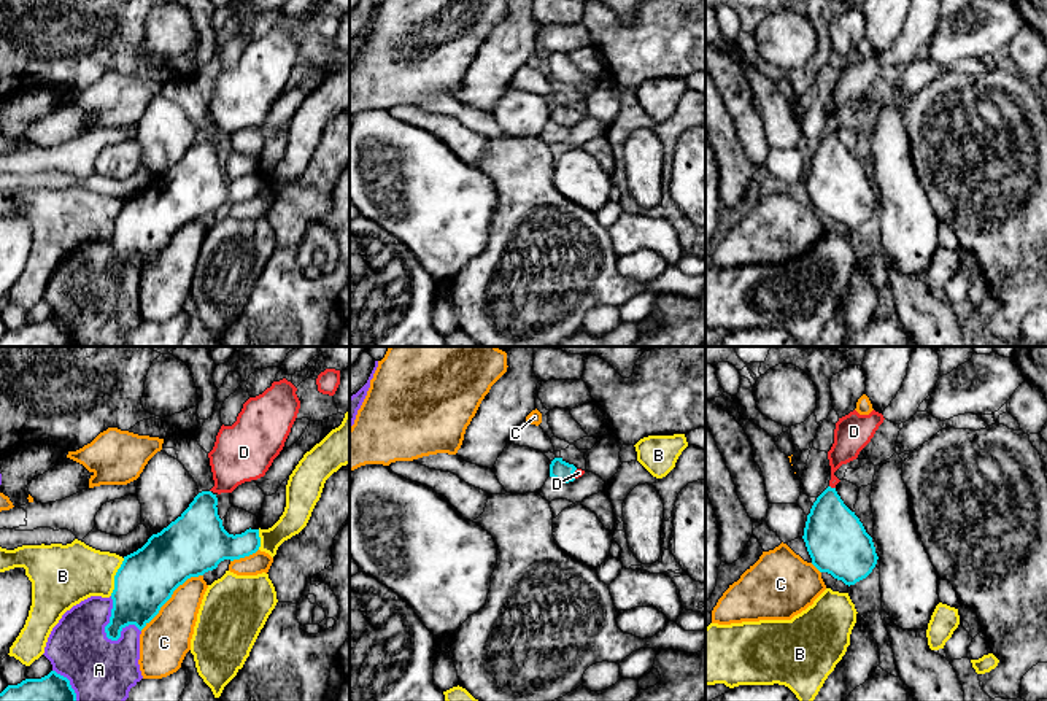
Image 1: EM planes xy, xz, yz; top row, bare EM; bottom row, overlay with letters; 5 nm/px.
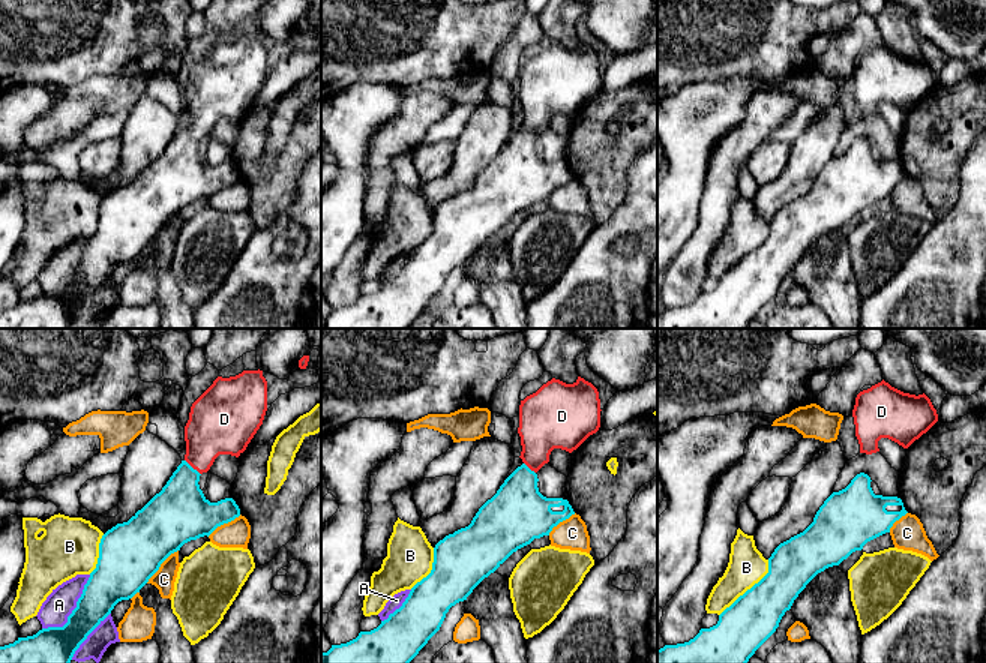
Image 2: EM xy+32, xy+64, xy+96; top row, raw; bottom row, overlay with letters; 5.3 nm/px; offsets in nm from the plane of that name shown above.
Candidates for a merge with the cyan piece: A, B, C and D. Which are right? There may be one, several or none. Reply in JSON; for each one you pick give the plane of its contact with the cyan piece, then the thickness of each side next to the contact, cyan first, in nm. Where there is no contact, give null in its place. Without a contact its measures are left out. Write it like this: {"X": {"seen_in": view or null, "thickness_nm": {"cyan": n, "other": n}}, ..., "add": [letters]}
{"D": {"seen_in": "yz", "thickness_nm": {"cyan": 300, "other": 150}}, "add": ["D"]}

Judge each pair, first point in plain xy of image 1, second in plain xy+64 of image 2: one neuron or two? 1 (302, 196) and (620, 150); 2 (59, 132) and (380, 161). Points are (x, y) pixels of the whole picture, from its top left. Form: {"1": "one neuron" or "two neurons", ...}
{"1": "one neuron", "2": "one neuron"}

